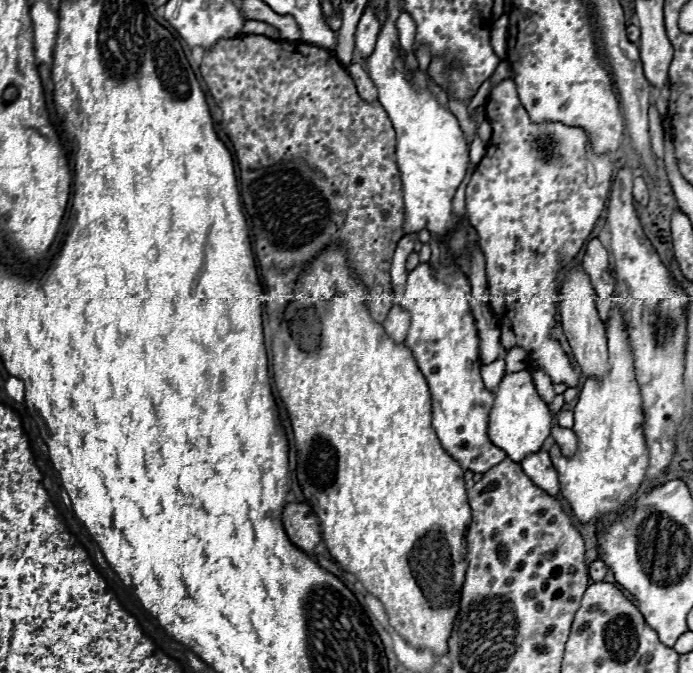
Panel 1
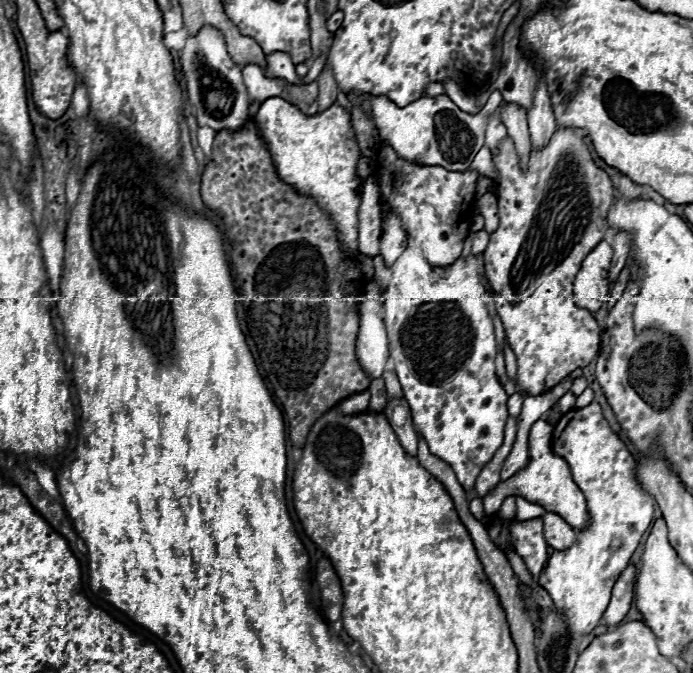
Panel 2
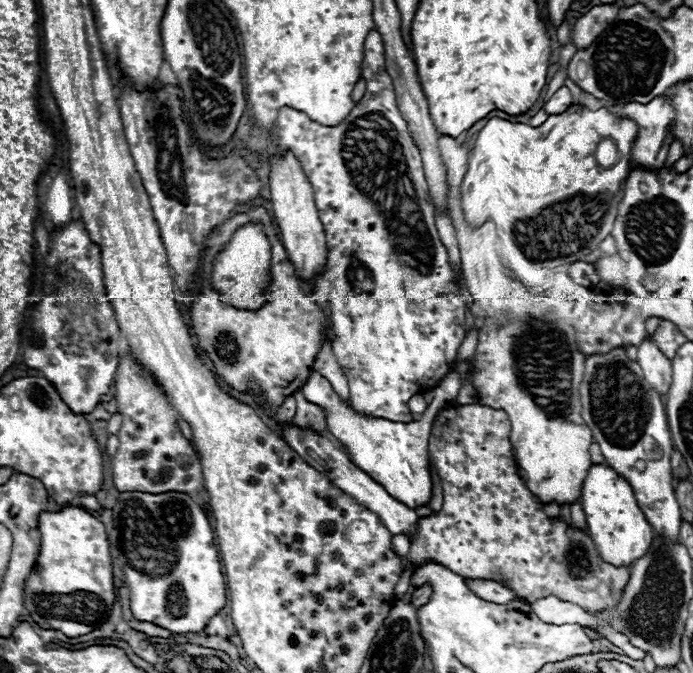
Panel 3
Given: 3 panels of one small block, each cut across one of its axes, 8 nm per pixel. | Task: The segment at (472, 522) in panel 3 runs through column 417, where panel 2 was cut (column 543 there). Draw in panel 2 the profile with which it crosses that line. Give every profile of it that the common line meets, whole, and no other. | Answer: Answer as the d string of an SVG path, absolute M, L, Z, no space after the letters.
M532 518L526 522L512 522L510 536L516 542L518 554L524 558L524 564L532 576L532 582L538 582L540 572L548 560L548 544L542 532L542 520Z

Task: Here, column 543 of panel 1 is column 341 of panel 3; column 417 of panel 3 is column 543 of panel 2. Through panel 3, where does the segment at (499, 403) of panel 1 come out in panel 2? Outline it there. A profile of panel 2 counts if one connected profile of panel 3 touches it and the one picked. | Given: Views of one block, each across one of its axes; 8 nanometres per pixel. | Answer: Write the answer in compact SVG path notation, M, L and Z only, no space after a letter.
M538 420L532 428L530 428L530 438L528 438L528 446L530 446L530 458L524 470L520 470L516 476L512 476L510 480L498 484L488 496L484 496L484 510L486 514L494 514L498 512L500 502L506 496L522 496L528 502L540 504L544 510L548 512L556 512L558 516L562 516L572 528L584 528L588 524L588 512L586 512L586 500L584 494L580 492L580 488L574 484L572 480L572 472L570 466L564 458L556 456L552 452L550 446L552 440L552 426L546 420Z

